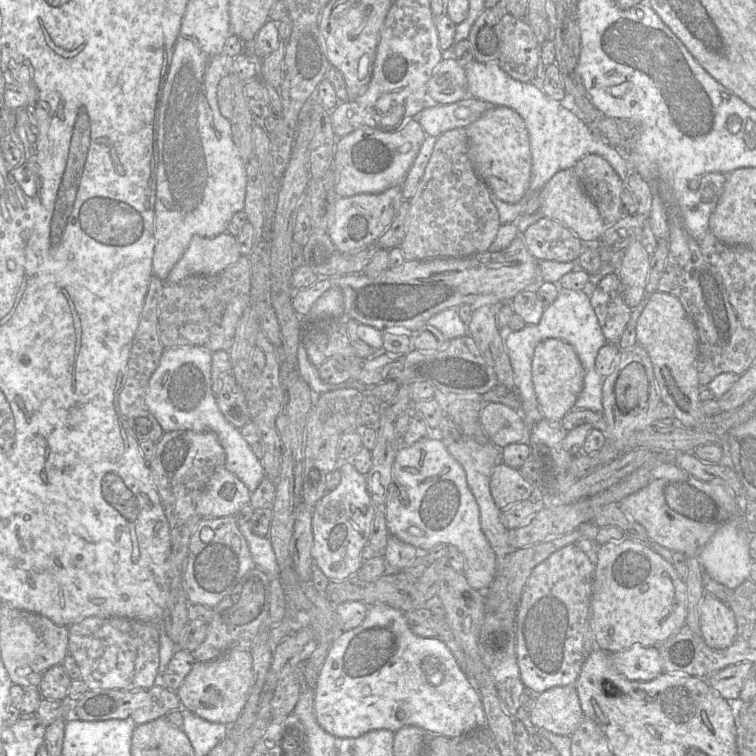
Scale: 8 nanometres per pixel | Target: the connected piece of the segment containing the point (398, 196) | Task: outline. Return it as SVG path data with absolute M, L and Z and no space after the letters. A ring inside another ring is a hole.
M395 185L380 193L338 197L328 234L337 249L346 254L376 242L392 223L402 201L402 185Z

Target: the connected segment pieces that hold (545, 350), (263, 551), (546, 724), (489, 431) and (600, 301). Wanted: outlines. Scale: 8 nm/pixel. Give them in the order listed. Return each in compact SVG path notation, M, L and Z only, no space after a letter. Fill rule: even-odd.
M556 338L540 342L532 360L532 381L543 418L551 423L560 423L572 410L584 385L584 370L574 348Z
M238 519L238 527L245 537L255 566L262 570L269 580L280 578L280 568L268 537L261 537L252 532L250 521Z
M575 685L556 686L538 694L529 717L537 728L570 736L585 717Z
M484 403L480 411L480 423L489 440L499 449L518 442L527 442L526 428L520 411L502 403Z
M610 273L589 289L591 306L607 343L617 344L625 330L631 310L624 302L618 273Z

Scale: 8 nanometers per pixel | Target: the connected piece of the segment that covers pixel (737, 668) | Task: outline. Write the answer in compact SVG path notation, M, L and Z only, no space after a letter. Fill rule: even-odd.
M750 662L728 666L712 674L706 680L722 698L731 703L739 698L752 666L753 663Z

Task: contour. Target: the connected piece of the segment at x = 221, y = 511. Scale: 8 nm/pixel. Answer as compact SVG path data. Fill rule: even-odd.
M222 466L216 470L205 489L196 501L196 511L201 518L219 518L236 515L240 509L250 503L251 493L245 484L233 473Z

